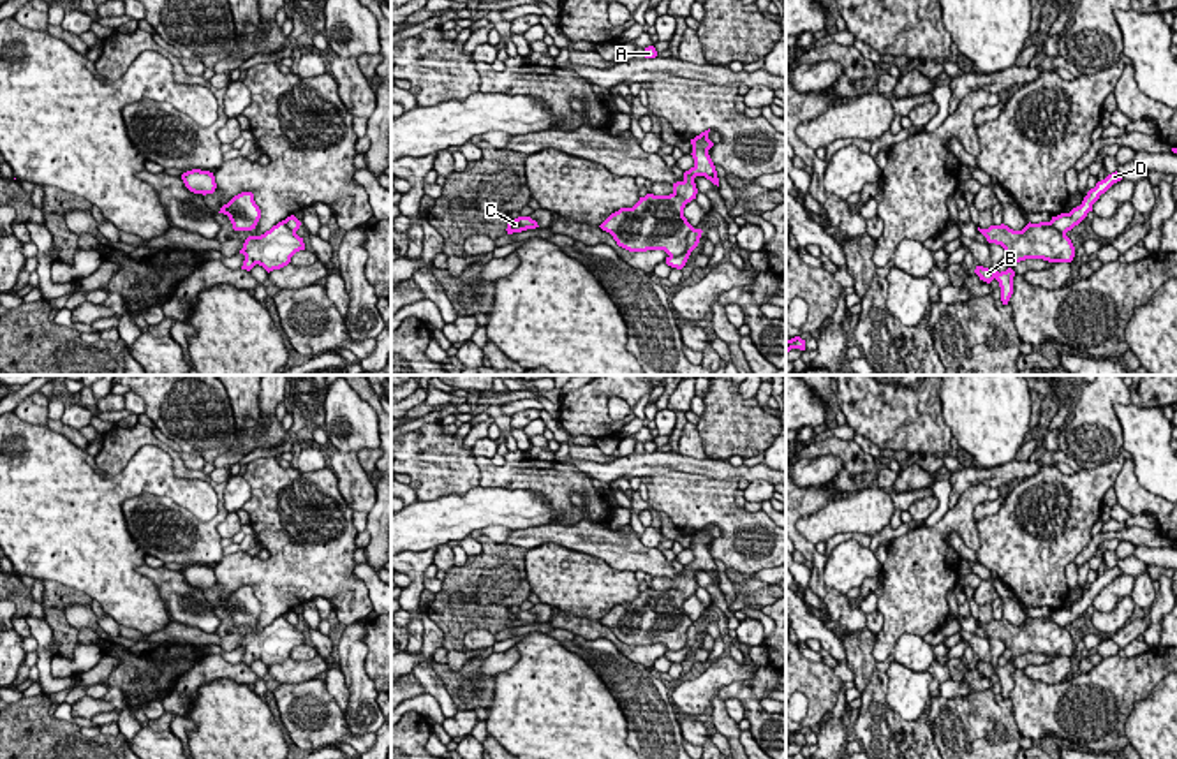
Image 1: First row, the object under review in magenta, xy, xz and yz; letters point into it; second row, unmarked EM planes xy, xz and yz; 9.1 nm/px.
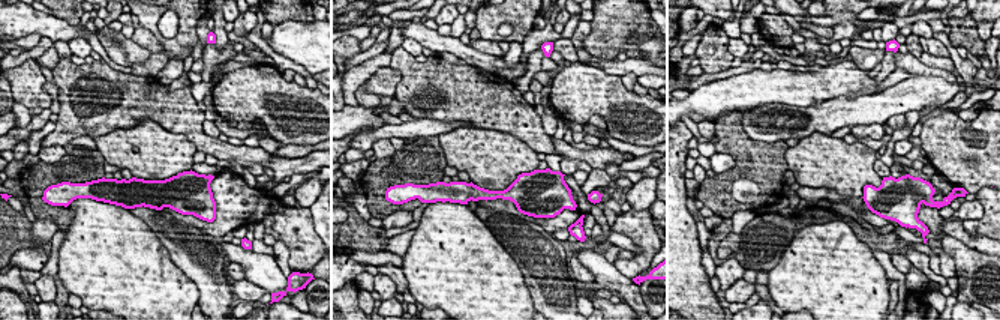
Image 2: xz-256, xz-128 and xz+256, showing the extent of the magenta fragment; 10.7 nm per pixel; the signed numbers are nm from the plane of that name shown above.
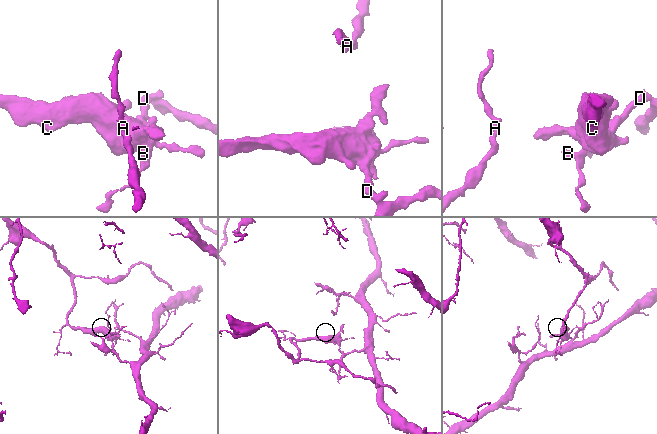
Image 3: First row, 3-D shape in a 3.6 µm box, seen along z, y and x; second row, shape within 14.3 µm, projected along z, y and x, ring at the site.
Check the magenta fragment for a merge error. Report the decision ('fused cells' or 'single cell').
fused cells

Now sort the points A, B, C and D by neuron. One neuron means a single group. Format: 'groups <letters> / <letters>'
groups A D / B C

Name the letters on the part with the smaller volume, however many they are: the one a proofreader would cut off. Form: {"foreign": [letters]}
{"foreign": ["B", "C"]}

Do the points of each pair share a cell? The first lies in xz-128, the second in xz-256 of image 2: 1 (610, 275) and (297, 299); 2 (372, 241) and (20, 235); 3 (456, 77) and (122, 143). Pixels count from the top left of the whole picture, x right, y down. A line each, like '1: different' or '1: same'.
1: different
2: same
3: different

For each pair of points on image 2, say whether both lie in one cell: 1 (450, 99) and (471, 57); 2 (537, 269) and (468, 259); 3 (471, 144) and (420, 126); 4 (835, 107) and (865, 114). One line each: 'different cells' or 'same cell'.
1: different cells
2: different cells
3: different cells
4: same cell

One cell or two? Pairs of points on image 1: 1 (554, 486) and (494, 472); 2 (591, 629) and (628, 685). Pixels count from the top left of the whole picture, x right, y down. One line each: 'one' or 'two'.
1: one
2: two

